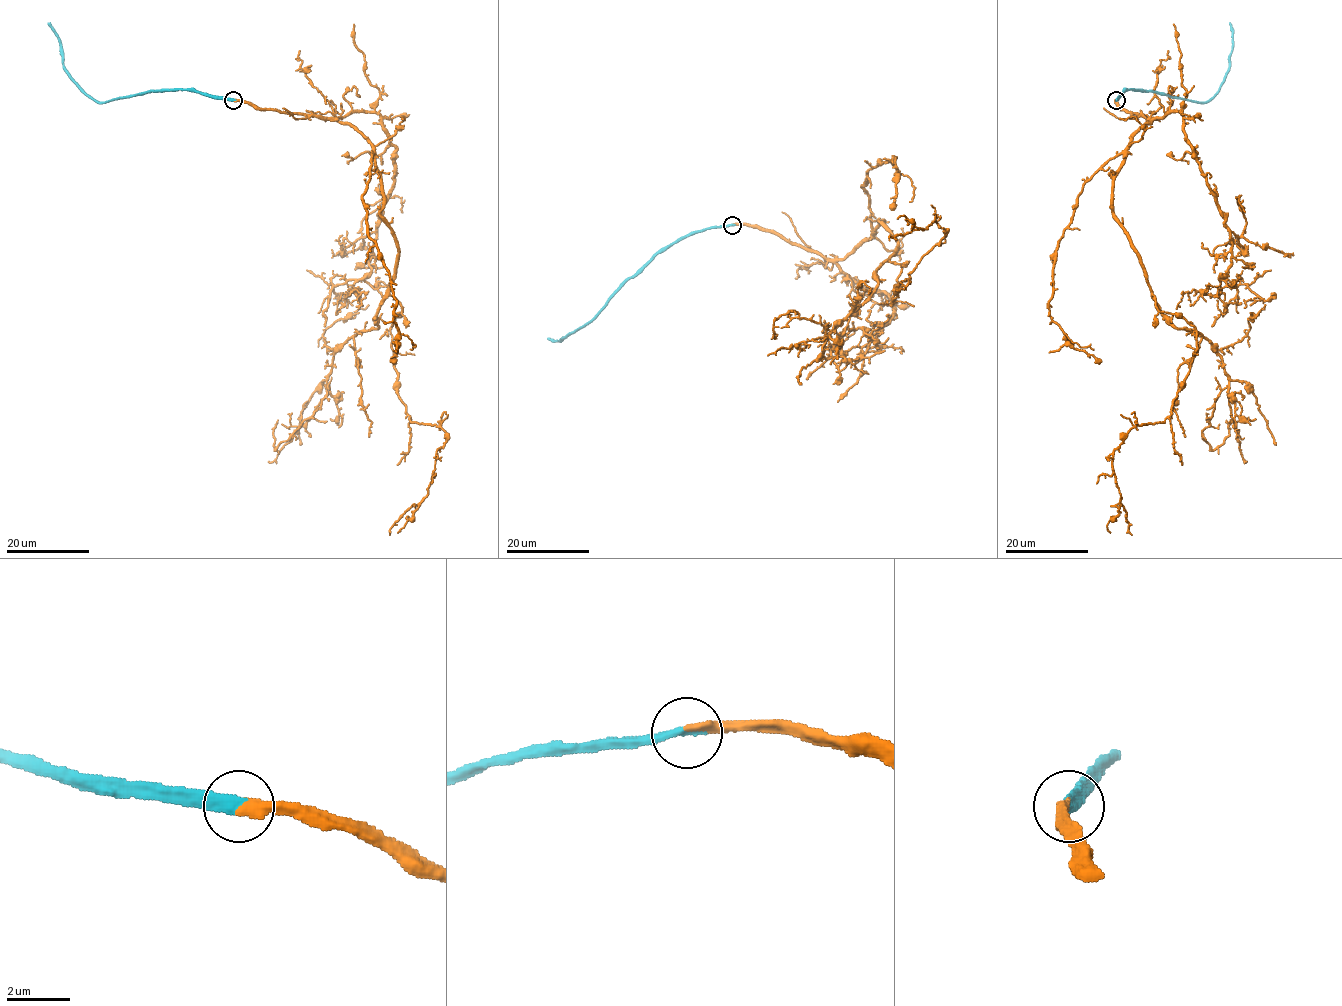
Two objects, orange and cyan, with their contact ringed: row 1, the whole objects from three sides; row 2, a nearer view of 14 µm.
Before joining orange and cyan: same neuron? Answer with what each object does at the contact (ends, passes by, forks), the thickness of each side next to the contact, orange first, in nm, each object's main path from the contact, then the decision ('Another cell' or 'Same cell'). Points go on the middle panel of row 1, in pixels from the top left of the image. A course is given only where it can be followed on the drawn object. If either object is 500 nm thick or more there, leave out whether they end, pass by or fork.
At the ring orange ends. At the ring cyan ends. Thickness 360 nm (orange) against 360 nm. Course of orange: (732, 224), (837, 259), (883, 221), (901, 266), (891, 305), (945, 231), (935, 221), (889, 240). Course of cyan: (732, 225), (689, 233), (661, 249), (582, 327), (559, 341), (547, 338). Same cell

